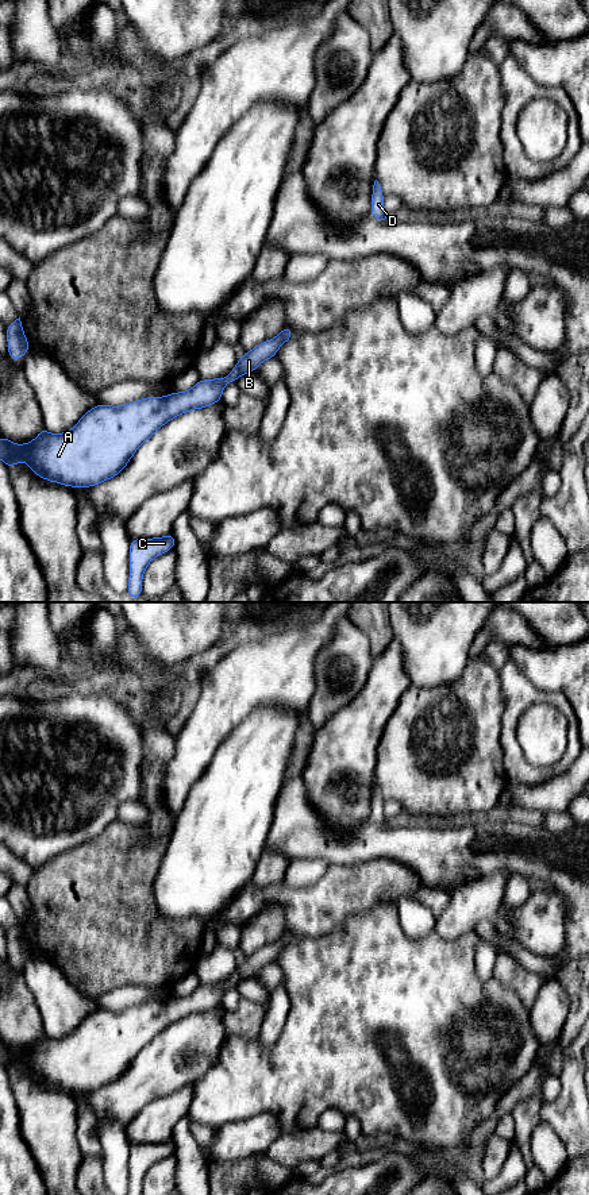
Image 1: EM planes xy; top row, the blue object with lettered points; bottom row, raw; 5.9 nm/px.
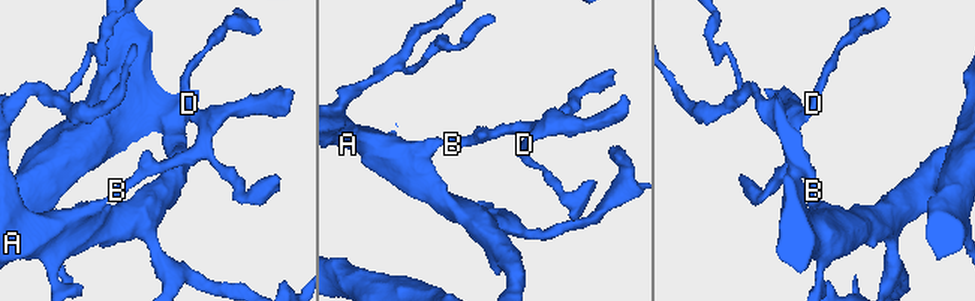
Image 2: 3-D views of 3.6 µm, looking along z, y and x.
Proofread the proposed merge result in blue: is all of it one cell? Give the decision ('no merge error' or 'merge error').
no merge error

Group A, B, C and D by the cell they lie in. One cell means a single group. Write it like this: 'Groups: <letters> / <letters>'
Groups: A B C D

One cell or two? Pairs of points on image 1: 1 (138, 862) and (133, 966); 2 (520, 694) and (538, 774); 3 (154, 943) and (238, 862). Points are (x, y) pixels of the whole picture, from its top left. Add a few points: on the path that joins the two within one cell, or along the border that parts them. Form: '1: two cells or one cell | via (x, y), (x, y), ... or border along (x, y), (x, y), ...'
1: one cell | via (133, 887), (133, 940)
2: one cell | via (511, 716), (509, 744), (516, 759)
3: two cells | border along (153, 901), (164, 917), (197, 917), (207, 928)

